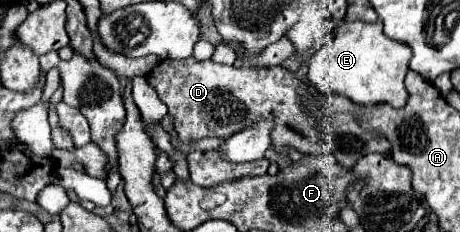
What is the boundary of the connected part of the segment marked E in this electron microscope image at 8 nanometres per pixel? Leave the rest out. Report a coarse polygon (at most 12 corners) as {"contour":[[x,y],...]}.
{"contour":[[344,21],[308,81],[364,107],[408,99],[412,49],[380,21]]}

